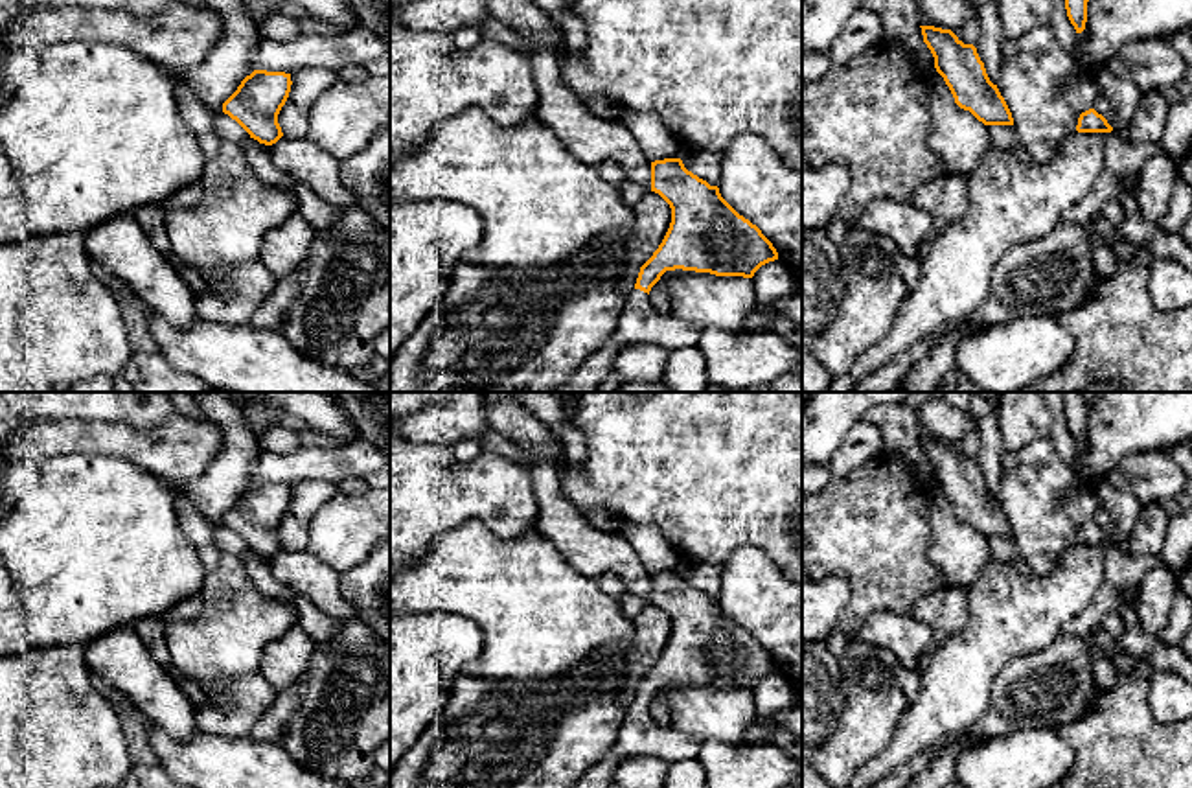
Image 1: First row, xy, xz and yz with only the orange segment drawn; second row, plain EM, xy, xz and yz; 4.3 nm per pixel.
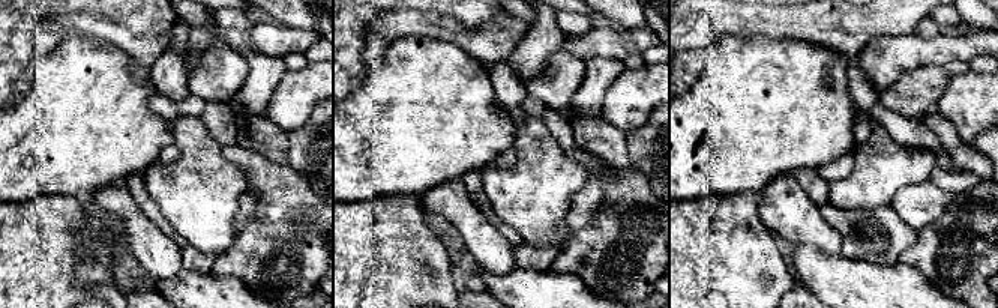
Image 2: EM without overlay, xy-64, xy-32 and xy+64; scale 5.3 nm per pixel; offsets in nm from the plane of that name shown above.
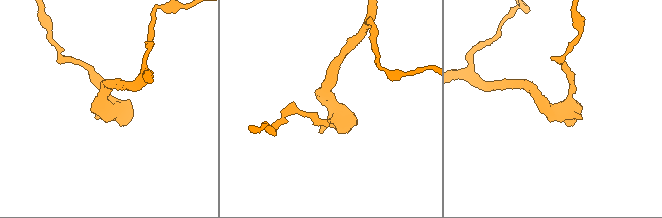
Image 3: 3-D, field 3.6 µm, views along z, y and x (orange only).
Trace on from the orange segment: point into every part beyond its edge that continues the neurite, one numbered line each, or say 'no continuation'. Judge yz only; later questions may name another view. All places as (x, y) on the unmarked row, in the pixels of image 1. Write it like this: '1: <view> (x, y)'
1: yz (1005, 549)

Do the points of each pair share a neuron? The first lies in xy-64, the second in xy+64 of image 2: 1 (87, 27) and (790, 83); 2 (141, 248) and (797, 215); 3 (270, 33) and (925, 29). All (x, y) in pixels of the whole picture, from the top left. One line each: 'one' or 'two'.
1: two
2: one
3: two

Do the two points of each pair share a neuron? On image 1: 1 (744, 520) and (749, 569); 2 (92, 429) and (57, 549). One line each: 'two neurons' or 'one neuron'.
1: two neurons
2: two neurons

